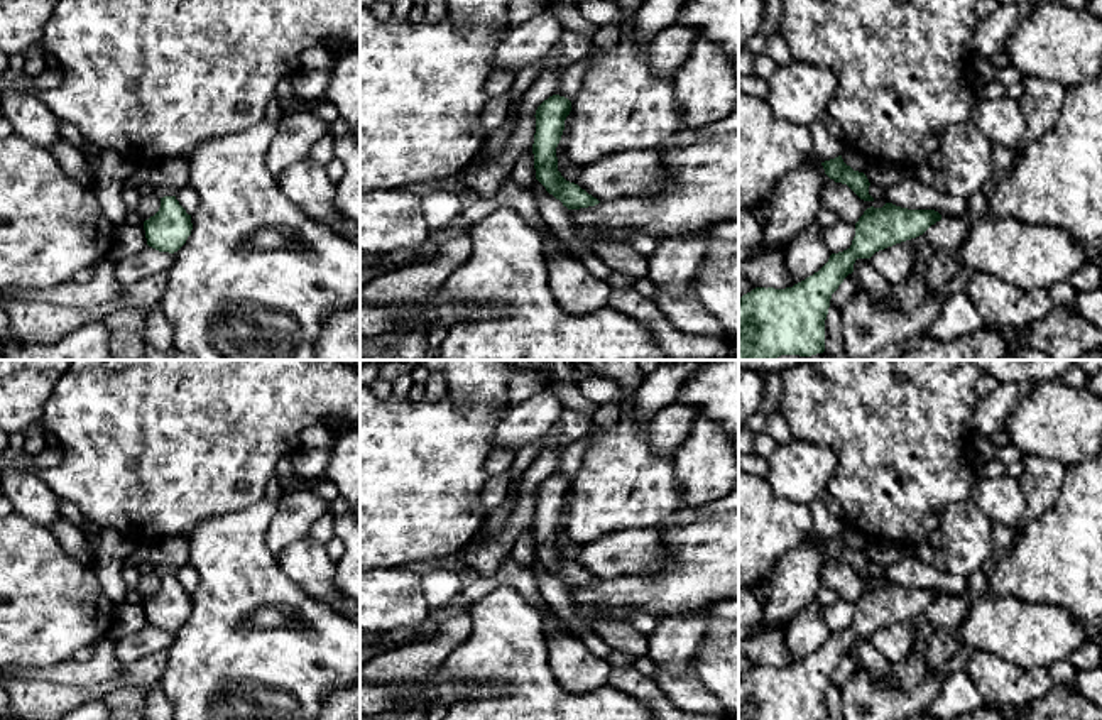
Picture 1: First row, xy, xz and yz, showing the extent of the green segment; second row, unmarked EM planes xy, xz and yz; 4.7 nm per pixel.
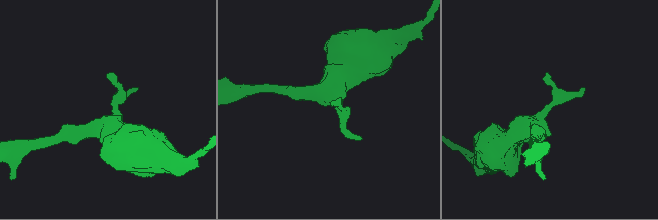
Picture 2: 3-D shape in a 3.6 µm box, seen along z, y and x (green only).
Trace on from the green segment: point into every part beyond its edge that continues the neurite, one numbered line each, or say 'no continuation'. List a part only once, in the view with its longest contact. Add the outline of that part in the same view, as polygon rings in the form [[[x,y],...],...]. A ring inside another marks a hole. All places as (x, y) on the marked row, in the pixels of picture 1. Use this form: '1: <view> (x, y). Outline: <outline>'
no continuation

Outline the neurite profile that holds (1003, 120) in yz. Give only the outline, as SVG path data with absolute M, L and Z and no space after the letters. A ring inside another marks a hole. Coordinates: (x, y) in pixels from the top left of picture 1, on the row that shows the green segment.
M1006 95L997 100L977 98L972 120L994 145L1002 145L1012 152L1019 149L1028 130L1019 101Z

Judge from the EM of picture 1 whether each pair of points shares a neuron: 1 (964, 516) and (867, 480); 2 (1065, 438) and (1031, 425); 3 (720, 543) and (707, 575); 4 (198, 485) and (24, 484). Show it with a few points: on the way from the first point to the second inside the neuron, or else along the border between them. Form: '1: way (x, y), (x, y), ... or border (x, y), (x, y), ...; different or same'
1: border (971, 496), (950, 502), (940, 516), (937, 529); different
2: way (1057, 430), (1040, 426); same
3: way (720, 551), (707, 567); same
4: border (31, 470), (63, 499); different

